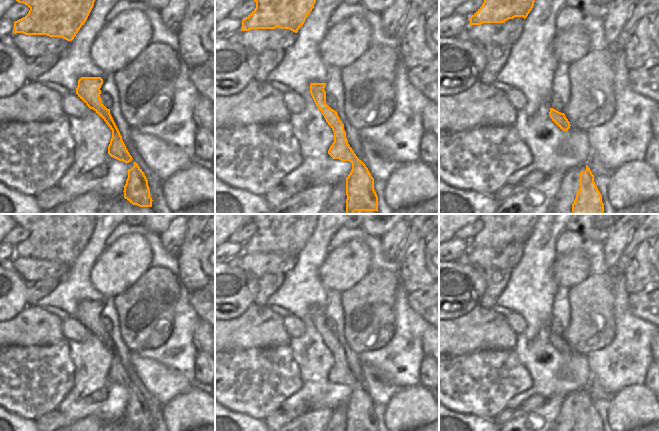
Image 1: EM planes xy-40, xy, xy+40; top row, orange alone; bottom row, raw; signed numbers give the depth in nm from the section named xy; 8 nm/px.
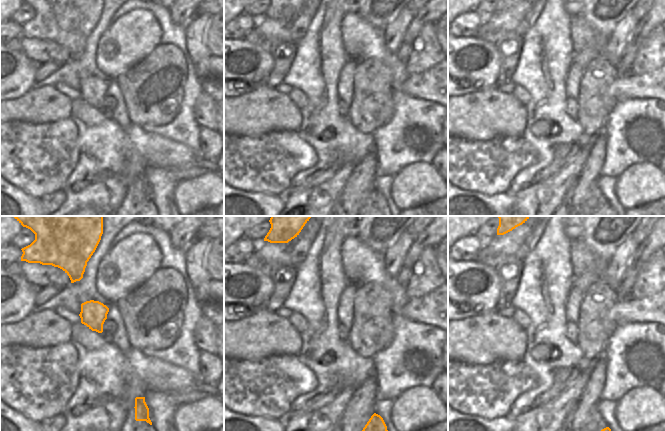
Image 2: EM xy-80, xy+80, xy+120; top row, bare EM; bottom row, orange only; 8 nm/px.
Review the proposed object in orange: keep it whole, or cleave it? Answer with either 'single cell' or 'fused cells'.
single cell

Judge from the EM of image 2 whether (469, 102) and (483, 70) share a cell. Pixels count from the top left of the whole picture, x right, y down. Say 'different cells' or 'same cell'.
different cells

